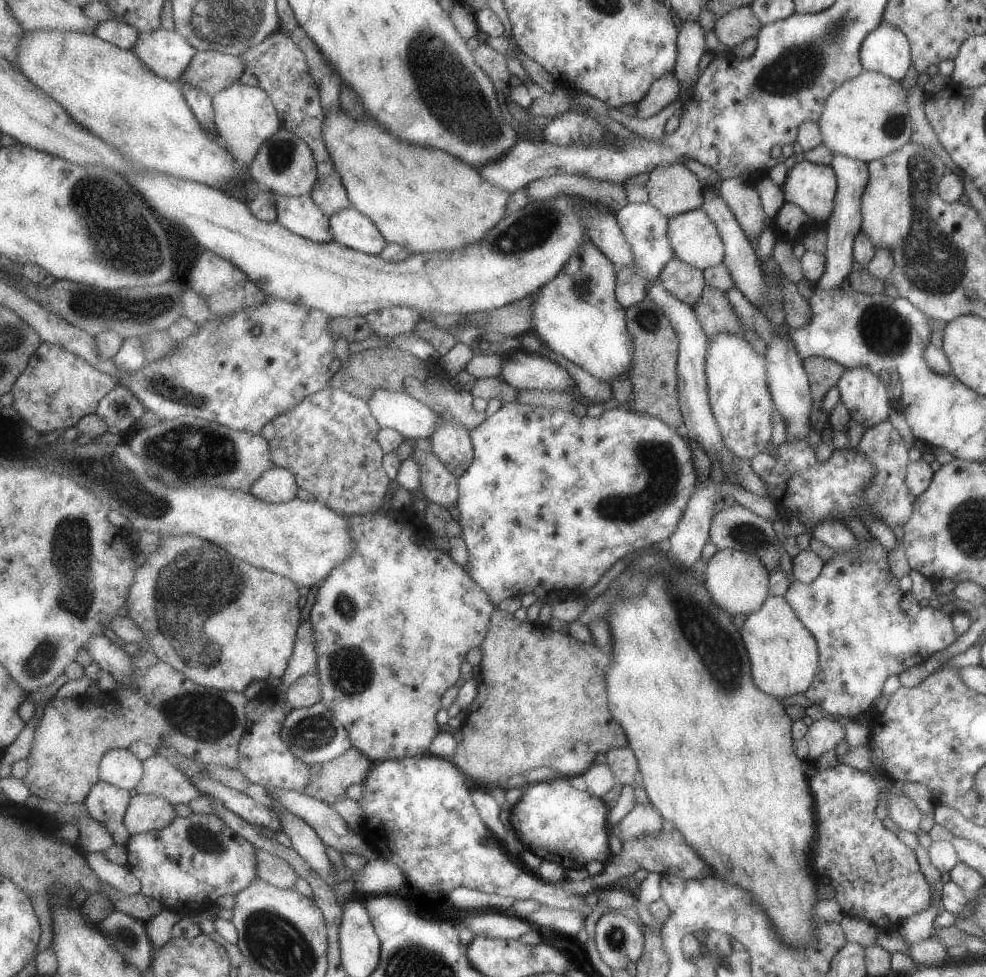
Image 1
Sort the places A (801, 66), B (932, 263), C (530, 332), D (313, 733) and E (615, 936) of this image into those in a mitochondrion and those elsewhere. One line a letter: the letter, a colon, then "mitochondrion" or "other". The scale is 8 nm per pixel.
A: mitochondrion
B: mitochondrion
C: other
D: mitochondrion
E: mitochondrion

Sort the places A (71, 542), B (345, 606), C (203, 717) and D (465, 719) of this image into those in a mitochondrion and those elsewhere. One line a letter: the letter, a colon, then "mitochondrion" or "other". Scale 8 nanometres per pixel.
A: mitochondrion
B: mitochondrion
C: mitochondrion
D: other

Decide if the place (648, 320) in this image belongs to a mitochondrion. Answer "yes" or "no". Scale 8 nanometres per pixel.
yes

